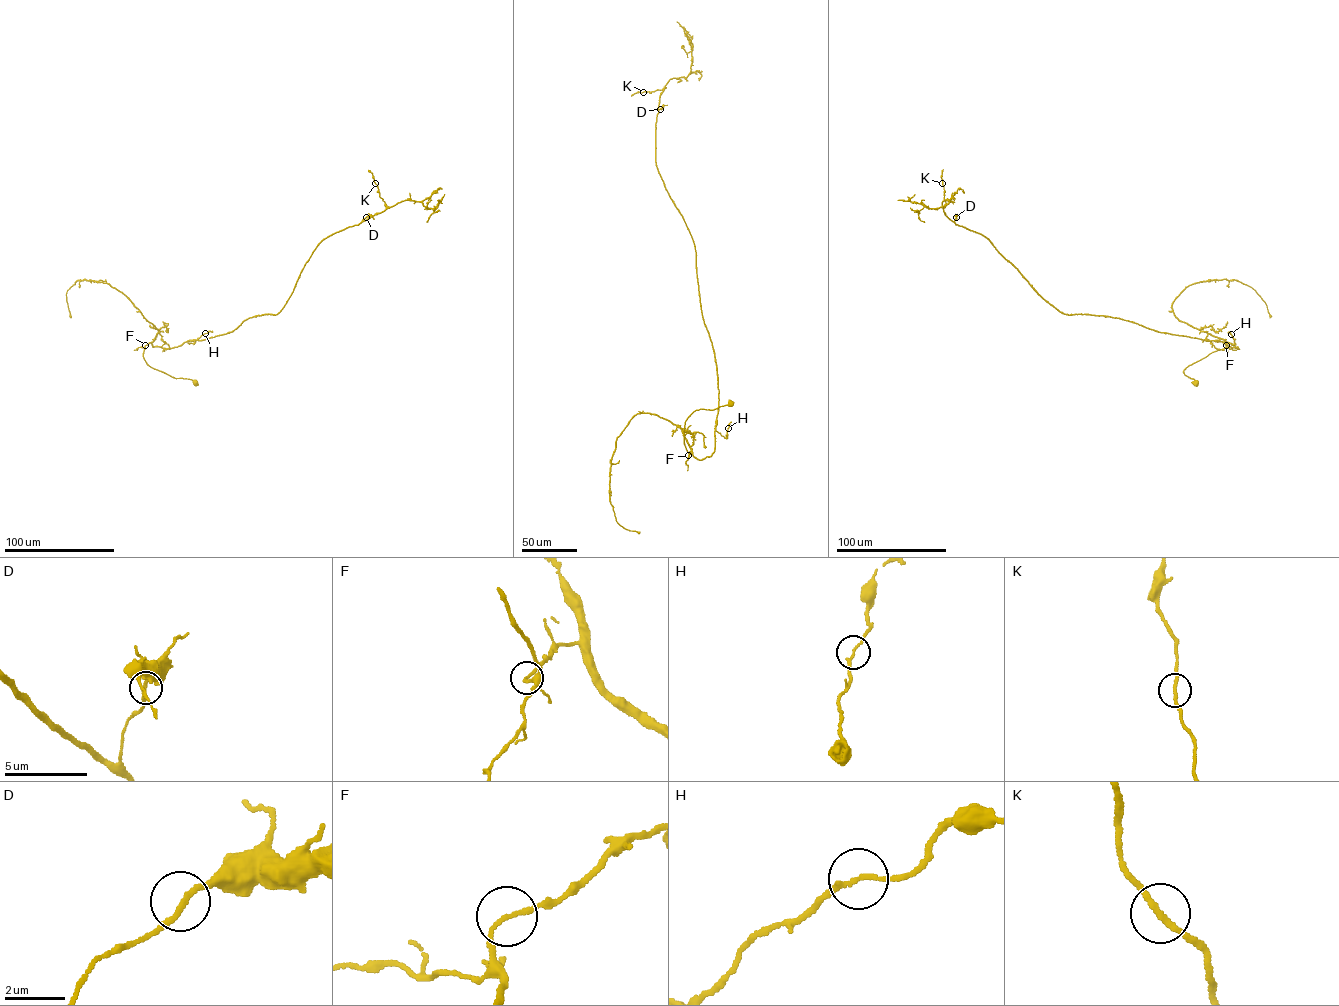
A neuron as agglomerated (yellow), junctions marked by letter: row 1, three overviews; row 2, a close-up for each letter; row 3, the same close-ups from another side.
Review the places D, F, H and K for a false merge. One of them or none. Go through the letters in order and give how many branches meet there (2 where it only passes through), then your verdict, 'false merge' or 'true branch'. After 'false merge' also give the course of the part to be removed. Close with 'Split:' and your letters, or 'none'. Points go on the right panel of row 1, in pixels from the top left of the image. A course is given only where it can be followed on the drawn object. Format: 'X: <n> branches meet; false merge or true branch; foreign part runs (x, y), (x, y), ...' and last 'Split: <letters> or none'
D: 2 branches meet; true branch
F: 2 branches meet; true branch
H: 2 branches meet; true branch
K: 2 branches meet; true branch
Split: none

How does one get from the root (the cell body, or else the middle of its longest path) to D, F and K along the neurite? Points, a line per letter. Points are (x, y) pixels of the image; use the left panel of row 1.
D: (195, 382), (147, 365), (144, 346), (171, 348), (232, 332), (249, 318), (279, 313), (318, 244), (366, 217)
F: (195, 382), (175, 378), (147, 365), (143, 355), (145, 345)
K: (195, 382), (147, 365), (144, 346), (171, 348), (279, 313), (322, 240), (385, 209), (375, 183)

